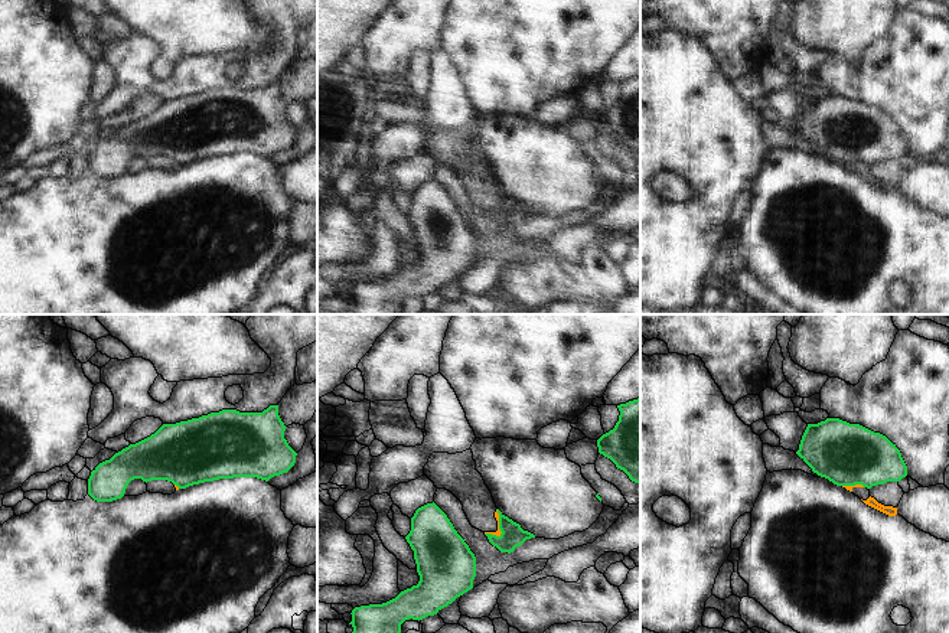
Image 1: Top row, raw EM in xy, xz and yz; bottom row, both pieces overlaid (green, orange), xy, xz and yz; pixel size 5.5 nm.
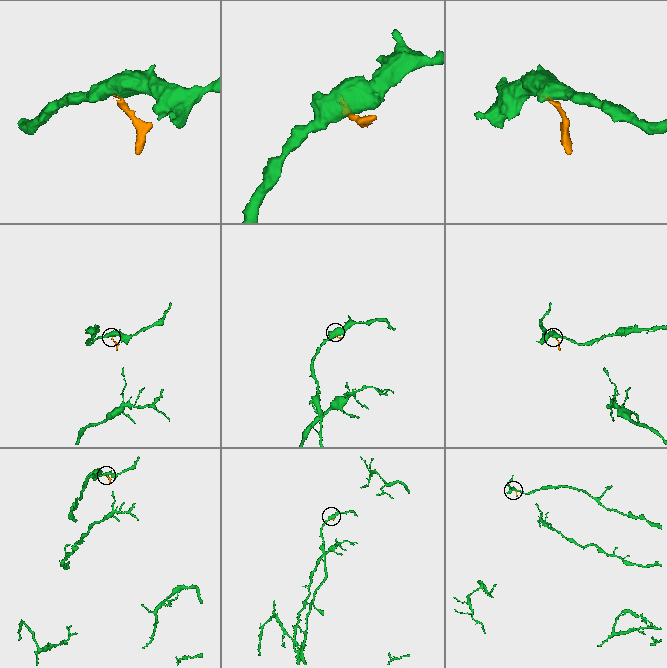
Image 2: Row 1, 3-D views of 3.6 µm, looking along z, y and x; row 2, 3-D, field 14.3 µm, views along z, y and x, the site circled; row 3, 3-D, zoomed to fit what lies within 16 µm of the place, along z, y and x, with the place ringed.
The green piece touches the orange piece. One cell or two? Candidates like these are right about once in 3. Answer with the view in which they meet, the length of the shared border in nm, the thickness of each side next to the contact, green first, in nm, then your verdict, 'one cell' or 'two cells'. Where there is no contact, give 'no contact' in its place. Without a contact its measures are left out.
meets green in xz; contact 160 nm long; 130 nm thick on the green side, 40 nm on the other; two cells

